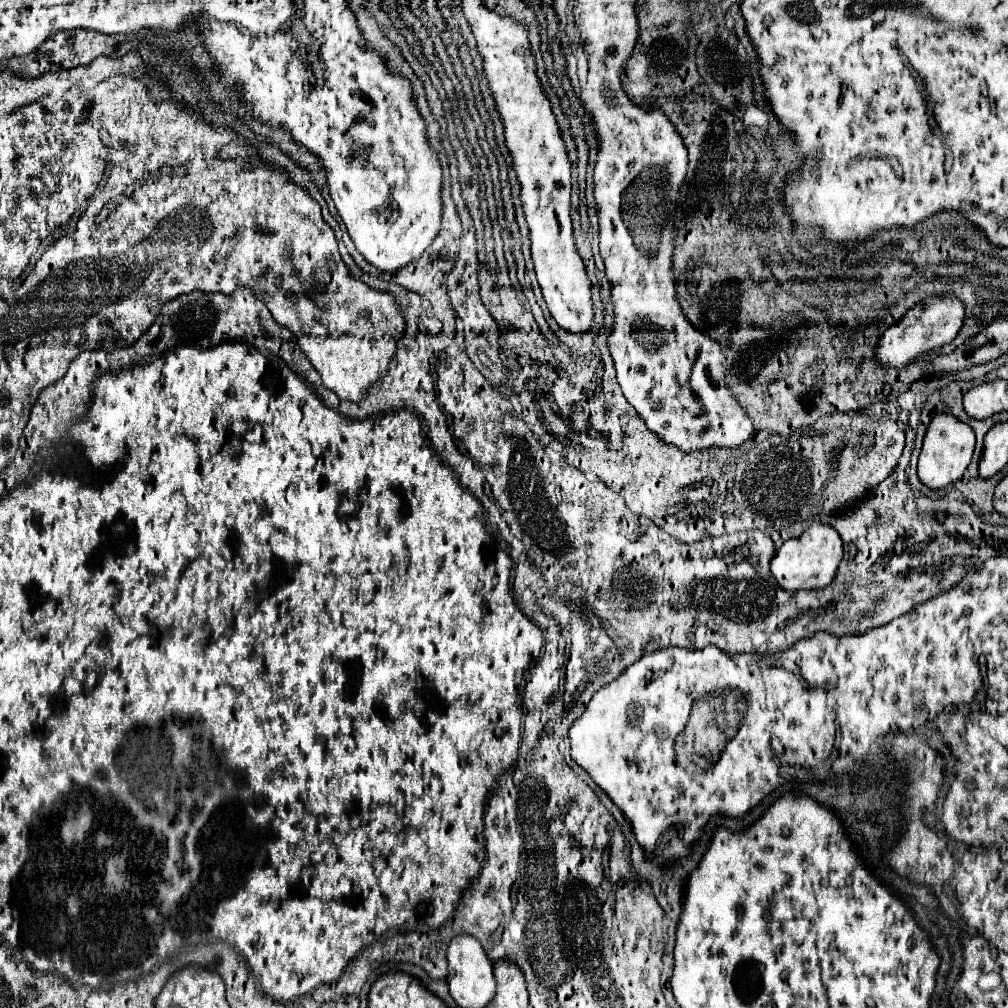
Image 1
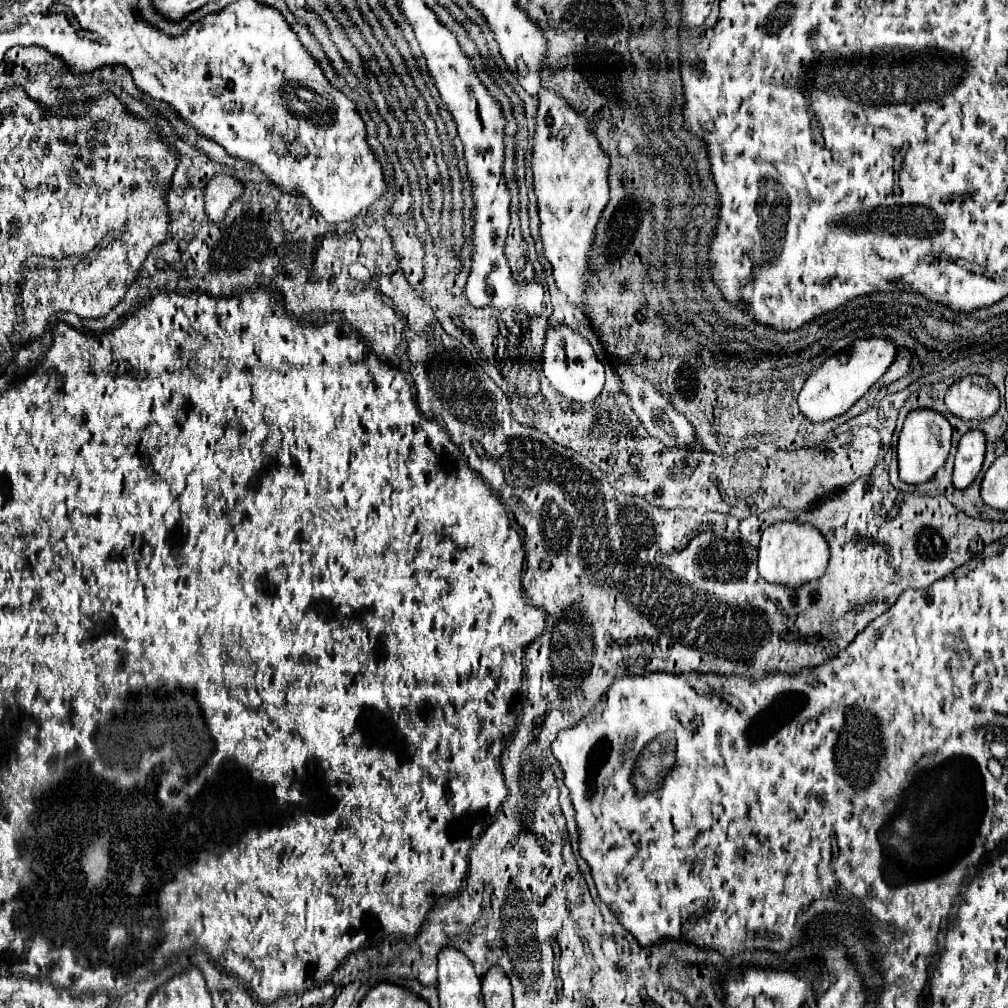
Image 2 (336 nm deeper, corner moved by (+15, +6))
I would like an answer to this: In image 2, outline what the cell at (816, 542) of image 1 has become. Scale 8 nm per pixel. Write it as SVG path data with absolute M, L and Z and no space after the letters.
M776 522L764 530L758 546L758 572L764 580L800 586L818 580L828 566L828 544L818 528L800 522Z

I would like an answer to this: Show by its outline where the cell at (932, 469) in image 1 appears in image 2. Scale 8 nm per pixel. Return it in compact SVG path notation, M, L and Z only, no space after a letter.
M928 408L912 410L904 420L904 428L898 440L900 480L904 480L906 484L922 484L932 480L934 474L944 466L948 458L950 440L952 440L952 426L940 412Z

